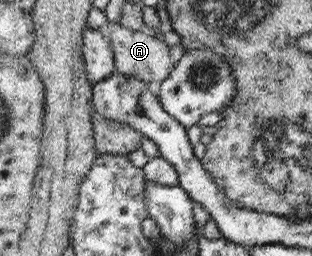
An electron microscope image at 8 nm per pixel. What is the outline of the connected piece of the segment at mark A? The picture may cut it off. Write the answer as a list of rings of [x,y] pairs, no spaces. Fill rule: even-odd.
[[[122,22],[107,24],[104,29],[112,38],[115,49],[117,73],[143,80],[147,83],[155,81],[167,81],[174,74],[175,56],[173,48],[150,31],[135,30],[129,26],[123,26]]]

